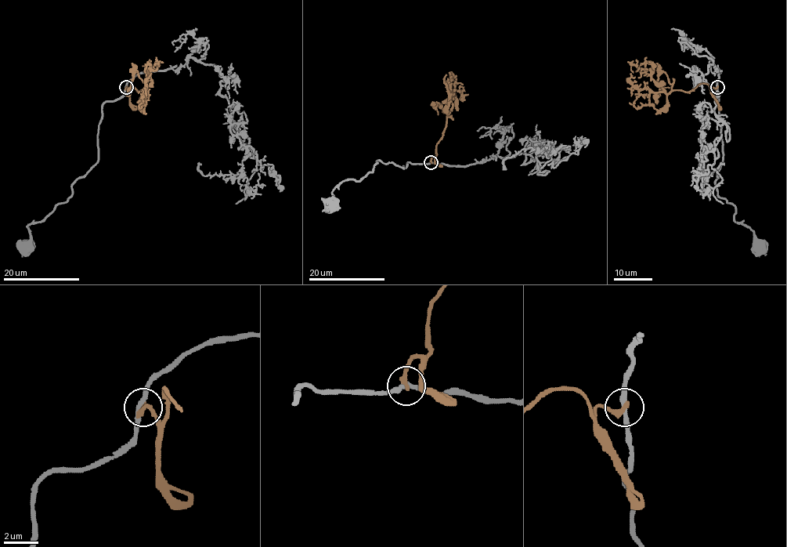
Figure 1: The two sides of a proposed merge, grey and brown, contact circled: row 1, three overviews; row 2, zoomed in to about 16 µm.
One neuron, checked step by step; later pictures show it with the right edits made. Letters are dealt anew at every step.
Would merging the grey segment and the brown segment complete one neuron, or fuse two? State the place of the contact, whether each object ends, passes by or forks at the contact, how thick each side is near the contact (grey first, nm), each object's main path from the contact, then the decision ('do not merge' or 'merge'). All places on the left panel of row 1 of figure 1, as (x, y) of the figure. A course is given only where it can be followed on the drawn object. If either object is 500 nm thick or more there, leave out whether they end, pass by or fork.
(126, 87) | grey passes by | brown ends | 280/360 nm | grey via (126, 88), (120, 97), (102, 106), (98, 161), (71, 186), (67, 201), (27, 226), (26, 246) | brown via (126, 88), (131, 89), (131, 84), (144, 93), (152, 81), (148, 70), (150, 66), (148, 64), (145, 72) | do not merge

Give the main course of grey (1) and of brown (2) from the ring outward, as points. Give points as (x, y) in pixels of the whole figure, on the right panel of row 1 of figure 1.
1: (717, 88), (723, 161), (715, 181), (717, 194), (734, 206), (734, 220), (753, 232), (753, 244), (757, 246)
2: (717, 88), (710, 89), (707, 84), (700, 84), (690, 92), (666, 93), (644, 70), (631, 64), (633, 72)

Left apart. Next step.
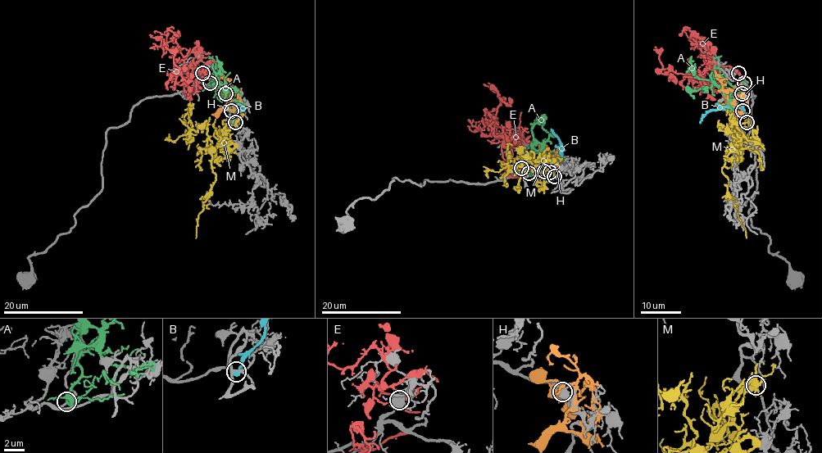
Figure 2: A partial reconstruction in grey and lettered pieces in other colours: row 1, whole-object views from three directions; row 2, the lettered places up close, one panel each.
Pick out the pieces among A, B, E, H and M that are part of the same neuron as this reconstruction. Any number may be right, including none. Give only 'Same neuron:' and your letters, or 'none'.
Same neuron: M

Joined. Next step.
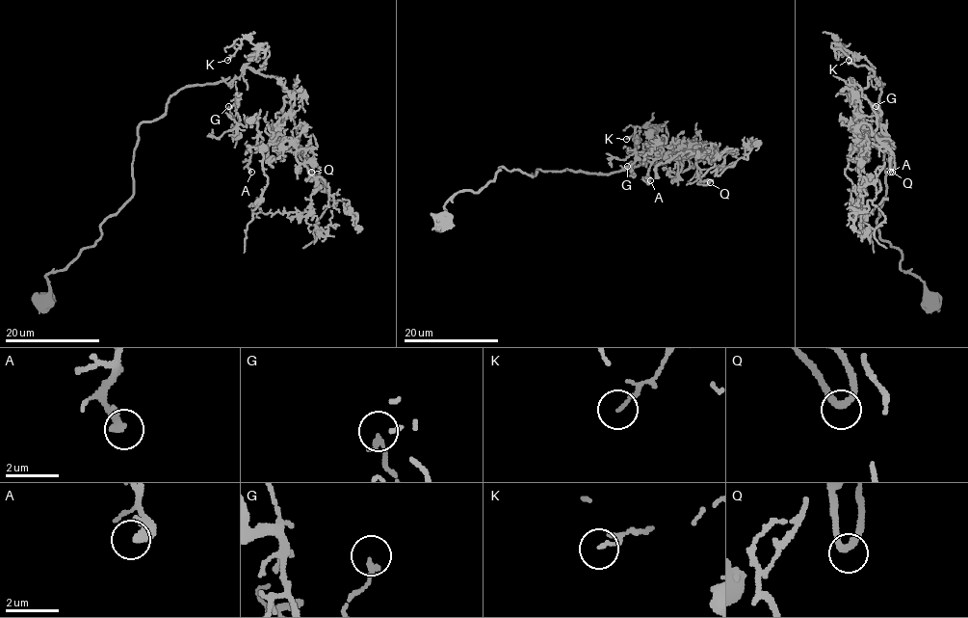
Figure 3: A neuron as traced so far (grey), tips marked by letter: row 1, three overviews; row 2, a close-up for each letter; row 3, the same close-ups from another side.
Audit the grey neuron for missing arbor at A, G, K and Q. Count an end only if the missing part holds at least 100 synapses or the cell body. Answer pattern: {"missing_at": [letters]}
{"missing_at": []}

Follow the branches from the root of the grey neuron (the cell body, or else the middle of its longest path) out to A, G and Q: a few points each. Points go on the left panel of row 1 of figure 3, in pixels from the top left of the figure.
A: (43, 301), (132, 196), (138, 128), (180, 89), (245, 67), (281, 83), (290, 115), (251, 172)
G: (43, 301), (45, 276), (132, 196), (138, 128), (170, 96), (253, 67), (291, 97), (266, 145), (228, 106)
Q: (43, 301), (45, 276), (132, 196), (139, 125), (185, 87), (245, 67), (275, 77), (311, 172)

